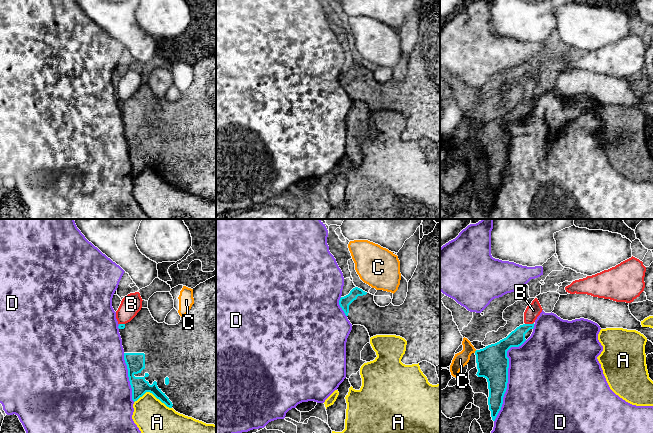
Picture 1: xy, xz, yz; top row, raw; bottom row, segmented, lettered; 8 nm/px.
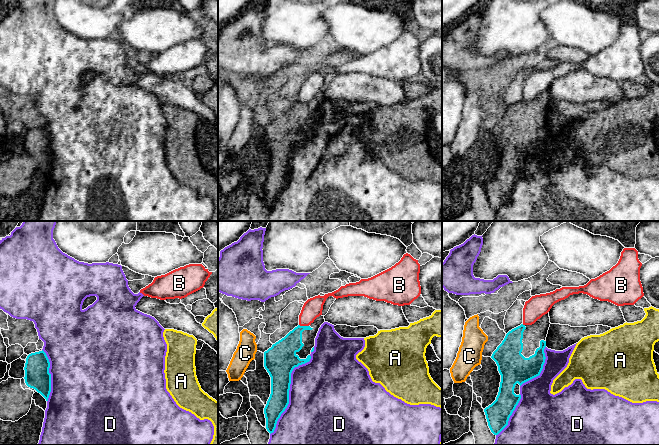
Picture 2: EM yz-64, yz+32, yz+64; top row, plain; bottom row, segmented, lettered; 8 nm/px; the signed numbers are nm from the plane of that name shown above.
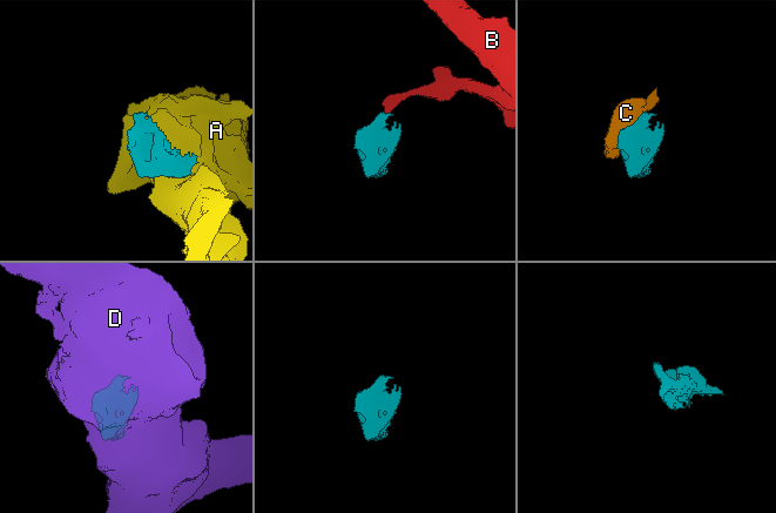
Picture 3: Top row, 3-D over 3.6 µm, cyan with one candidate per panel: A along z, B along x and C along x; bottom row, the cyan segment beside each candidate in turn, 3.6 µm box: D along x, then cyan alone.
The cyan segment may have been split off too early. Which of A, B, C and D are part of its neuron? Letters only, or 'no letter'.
no letter

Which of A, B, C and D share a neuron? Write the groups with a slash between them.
A / B C / D

